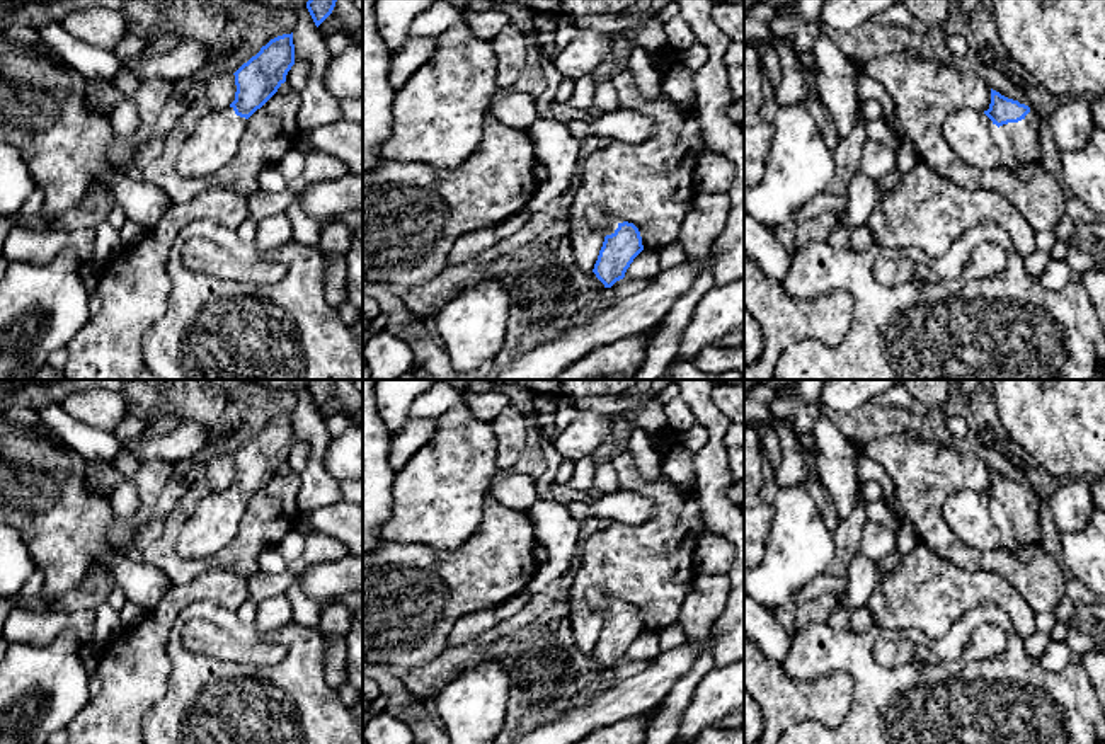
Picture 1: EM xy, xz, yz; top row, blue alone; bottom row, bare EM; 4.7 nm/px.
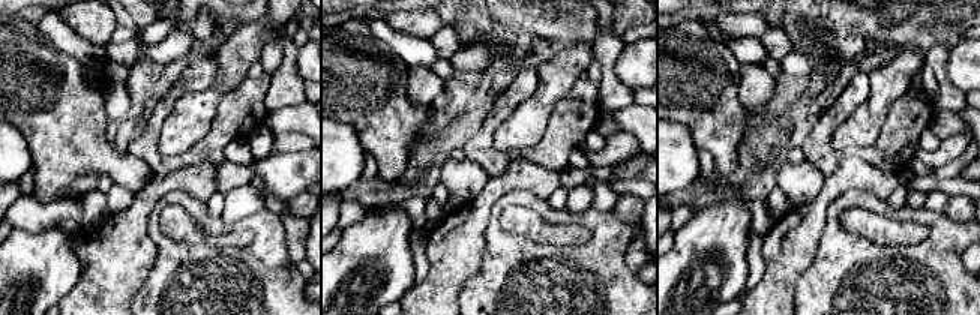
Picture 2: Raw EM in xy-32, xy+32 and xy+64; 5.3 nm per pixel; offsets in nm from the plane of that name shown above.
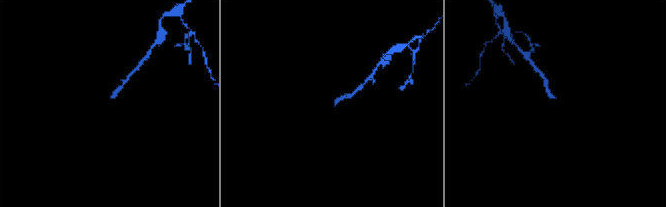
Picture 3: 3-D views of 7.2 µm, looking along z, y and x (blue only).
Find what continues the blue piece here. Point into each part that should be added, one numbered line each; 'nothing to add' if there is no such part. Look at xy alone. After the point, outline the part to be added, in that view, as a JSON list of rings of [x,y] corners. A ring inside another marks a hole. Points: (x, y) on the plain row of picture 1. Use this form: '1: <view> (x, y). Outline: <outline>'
1: xy (215, 523). Outline: [[[233,489],[204,497],[180,529],[179,555],[208,558],[223,550],[237,536],[245,504]]]

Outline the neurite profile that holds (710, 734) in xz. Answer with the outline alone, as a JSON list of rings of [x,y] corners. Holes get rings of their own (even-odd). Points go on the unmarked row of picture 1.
[[[707,727],[698,732],[693,744],[744,744],[744,729]]]

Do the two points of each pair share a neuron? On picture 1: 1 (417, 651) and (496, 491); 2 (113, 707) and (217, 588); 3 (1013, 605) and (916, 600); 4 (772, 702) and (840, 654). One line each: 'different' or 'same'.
1: different
2: same
3: same
4: different

